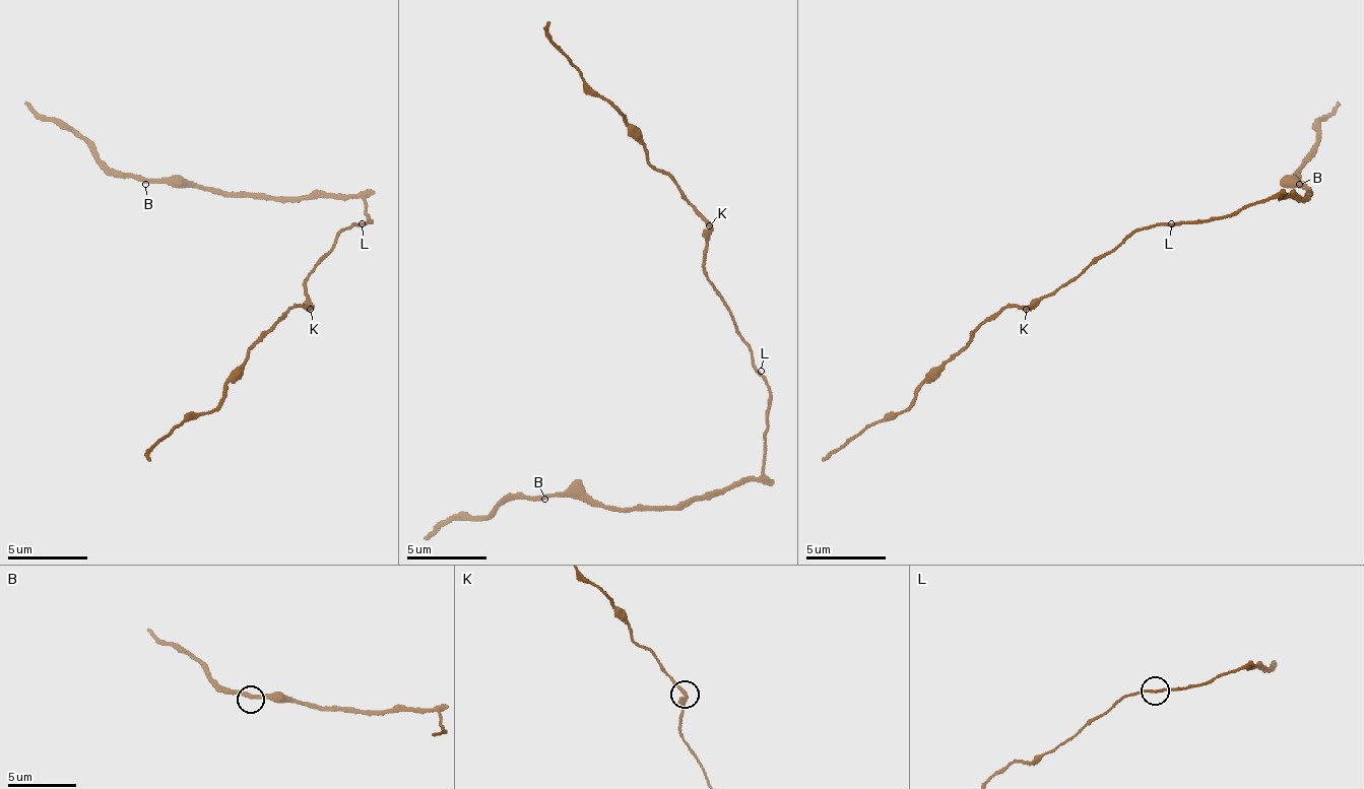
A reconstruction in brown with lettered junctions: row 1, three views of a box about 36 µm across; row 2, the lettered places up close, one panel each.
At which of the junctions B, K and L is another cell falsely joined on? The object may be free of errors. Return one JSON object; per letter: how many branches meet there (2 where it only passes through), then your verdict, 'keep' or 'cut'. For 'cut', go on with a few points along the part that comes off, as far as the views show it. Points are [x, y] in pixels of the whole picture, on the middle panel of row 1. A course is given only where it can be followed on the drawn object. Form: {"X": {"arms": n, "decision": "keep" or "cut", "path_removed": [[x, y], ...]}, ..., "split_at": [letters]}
{"B": {"arms": 2, "decision": "keep"}, "K": {"arms": 2, "decision": "keep"}, "L": {"arms": 2, "decision": "keep"}, "split_at": []}

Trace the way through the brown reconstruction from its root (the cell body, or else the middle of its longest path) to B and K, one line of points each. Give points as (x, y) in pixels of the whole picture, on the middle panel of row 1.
B: (757, 371), (768, 387), (765, 463), (757, 479), (704, 490), (676, 507), (604, 507), (572, 495), (544, 499)
K: (757, 371), (749, 343), (728, 315), (720, 290), (704, 271), (704, 231), (708, 226)

